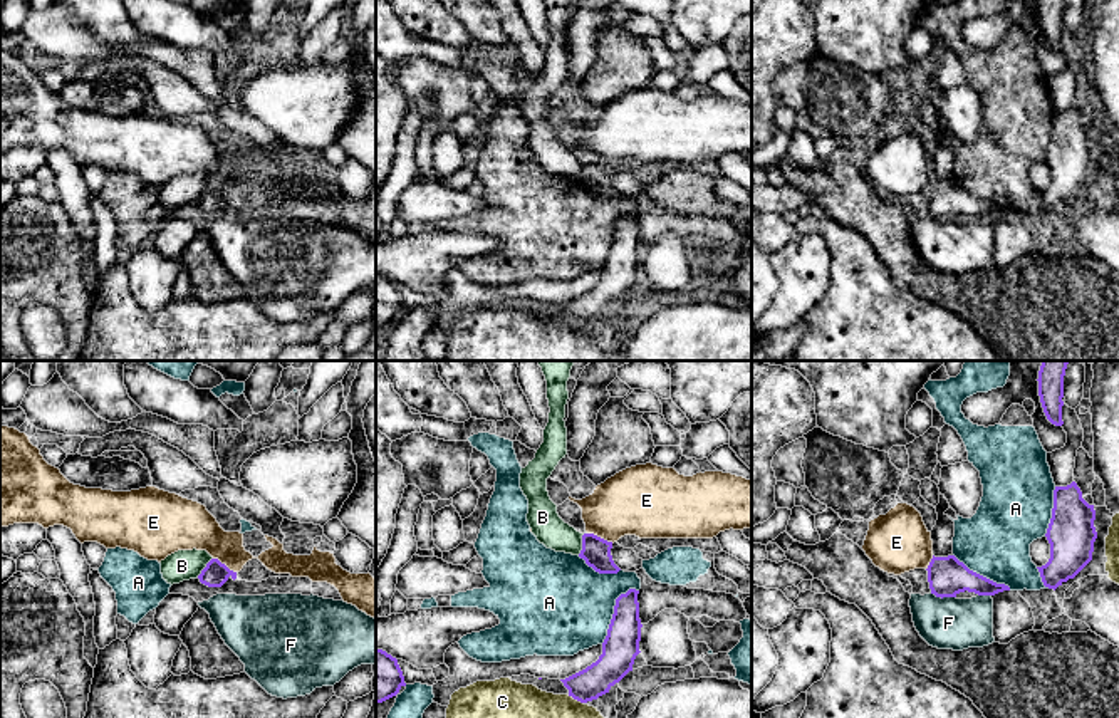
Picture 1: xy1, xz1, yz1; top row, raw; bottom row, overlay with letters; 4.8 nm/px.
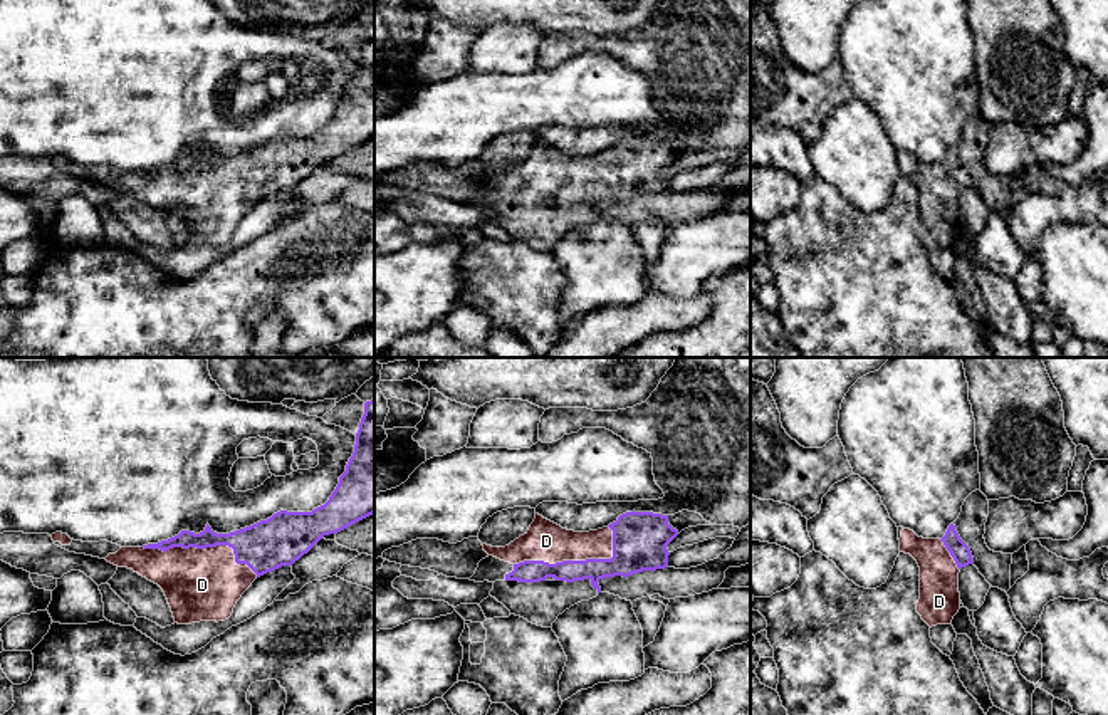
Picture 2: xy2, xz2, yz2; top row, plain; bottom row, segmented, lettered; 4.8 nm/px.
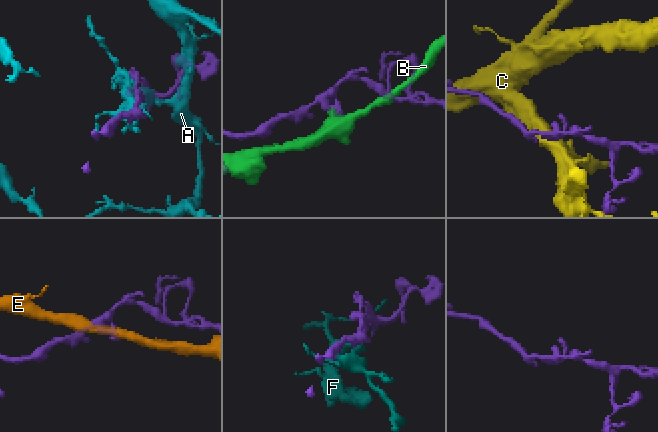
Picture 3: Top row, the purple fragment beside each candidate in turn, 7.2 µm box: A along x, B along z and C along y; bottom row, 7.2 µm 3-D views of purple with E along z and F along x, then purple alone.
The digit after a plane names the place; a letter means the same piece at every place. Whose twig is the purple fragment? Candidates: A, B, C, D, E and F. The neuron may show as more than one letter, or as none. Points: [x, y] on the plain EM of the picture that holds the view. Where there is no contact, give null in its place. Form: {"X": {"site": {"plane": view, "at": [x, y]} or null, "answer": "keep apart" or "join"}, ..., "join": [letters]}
{"A": {"site": {"plane": "xz1", "at": [614, 235]}, "answer": "keep apart"}, "B": {"site": {"plane": "xz1", "at": [582, 168]}, "answer": "keep apart"}, "C": {"site": {"plane": "xz1", "at": [576, 322]}, "answer": "keep apart"}, "D": {"site": {"plane": "xz2", "at": [574, 185]}, "answer": "join"}, "E": {"site": {"plane": "xz1", "at": [599, 161]}, "answer": "keep apart"}, "F": {"site": {"plane": "yz1", "at": [943, 220]}, "answer": "keep apart"}, "join": ["D"]}

